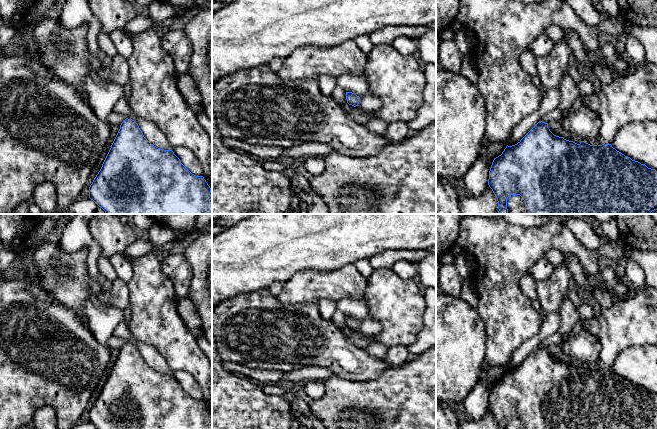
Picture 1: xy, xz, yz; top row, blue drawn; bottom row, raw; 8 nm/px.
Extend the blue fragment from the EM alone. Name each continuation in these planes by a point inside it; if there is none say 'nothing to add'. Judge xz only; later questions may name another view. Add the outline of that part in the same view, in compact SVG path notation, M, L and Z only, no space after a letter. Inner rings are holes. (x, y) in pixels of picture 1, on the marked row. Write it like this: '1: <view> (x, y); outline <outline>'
nothing to add

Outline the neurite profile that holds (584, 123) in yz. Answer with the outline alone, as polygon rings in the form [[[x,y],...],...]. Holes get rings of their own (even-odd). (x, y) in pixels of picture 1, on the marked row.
[[[587,106],[579,109],[570,109],[560,120],[565,131],[586,141],[599,137],[601,121],[598,113],[595,113]]]

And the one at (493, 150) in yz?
[[[484,138],[481,140],[481,151],[484,150],[486,152],[486,155],[493,159],[501,155],[506,146],[506,144],[499,142],[490,143]]]

